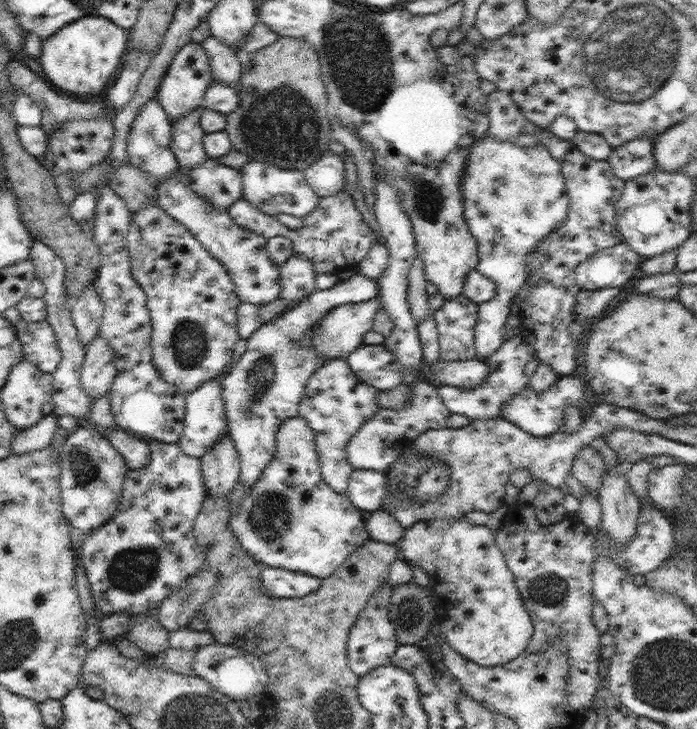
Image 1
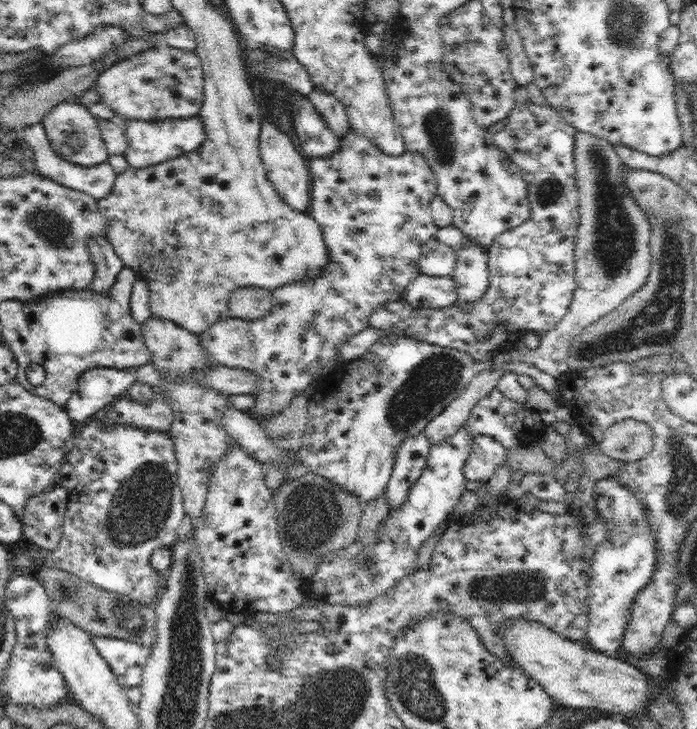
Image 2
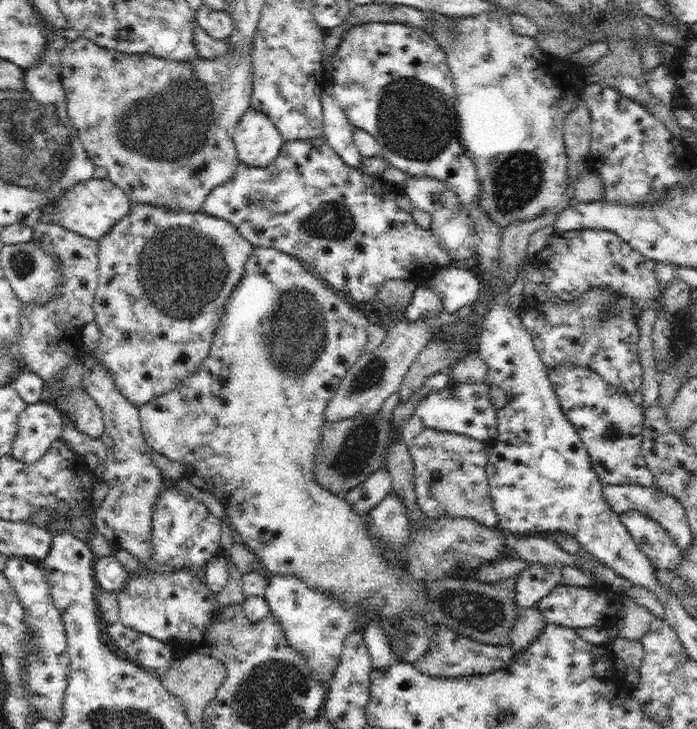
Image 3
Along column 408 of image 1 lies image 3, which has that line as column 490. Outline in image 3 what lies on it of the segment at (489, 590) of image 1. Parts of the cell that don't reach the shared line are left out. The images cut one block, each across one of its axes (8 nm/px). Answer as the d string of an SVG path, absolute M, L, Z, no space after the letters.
M253 246L248 260L244 266L244 274L240 278L236 288L232 291L230 298L225 306L225 313L221 318L221 324L214 333L208 356L204 362L198 366L198 370L186 378L184 382L178 384L178 388L174 388L172 392L164 394L158 398L154 398L144 406L139 407L139 417L141 422L141 430L148 444L152 447L153 452L163 454L164 456L178 461L185 466L185 476L194 479L200 485L202 491L210 491L216 500L225 507L225 512L229 517L232 528L240 533L244 544L256 554L257 557L264 562L264 566L270 570L273 575L281 574L282 576L297 576L301 578L307 586L314 590L323 592L326 596L333 596L340 602L346 604L358 604L365 602L367 604L367 613L365 614L364 623L367 620L375 620L381 622L385 633L388 636L388 645L394 654L395 662L402 662L404 652L408 650L409 636L400 631L402 624L402 616L408 614L422 613L426 619L430 619L426 607L426 588L428 582L432 580L442 580L442 578L459 577L466 579L472 577L472 572L478 566L484 566L488 562L499 560L504 552L504 530L500 527L489 527L477 523L472 518L452 518L427 517L425 525L419 529L410 527L411 543L405 557L401 563L388 561L384 557L386 552L386 543L382 539L376 537L370 525L366 523L368 514L356 513L352 506L344 500L343 496L331 494L331 492L322 487L314 479L314 454L321 440L322 430L325 420L325 411L328 408L328 402L332 400L332 396L336 394L342 378L348 374L350 367L358 362L358 358L365 349L368 332L368 318L364 313L352 309L353 305L344 301L341 293L336 292L326 282L319 279L311 269L303 265L296 257L291 254L279 251L276 248L264 248L262 246Z

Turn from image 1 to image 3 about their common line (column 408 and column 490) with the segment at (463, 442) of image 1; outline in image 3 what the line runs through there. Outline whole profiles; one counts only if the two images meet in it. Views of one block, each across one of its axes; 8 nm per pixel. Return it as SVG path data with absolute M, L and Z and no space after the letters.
M417 413L407 421L401 438L414 463L415 494L422 513L430 518L472 518L484 526L498 527L487 479L488 446L466 434L427 428Z

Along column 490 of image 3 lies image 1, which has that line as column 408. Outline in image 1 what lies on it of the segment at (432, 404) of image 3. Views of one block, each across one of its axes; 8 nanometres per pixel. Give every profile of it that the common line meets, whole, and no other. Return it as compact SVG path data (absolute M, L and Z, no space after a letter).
M418 382L410 384L411 397L402 410L381 408L348 441L347 457L355 469L385 472L406 448L414 443L425 431L447 428L448 417L452 414L442 403L437 384Z

